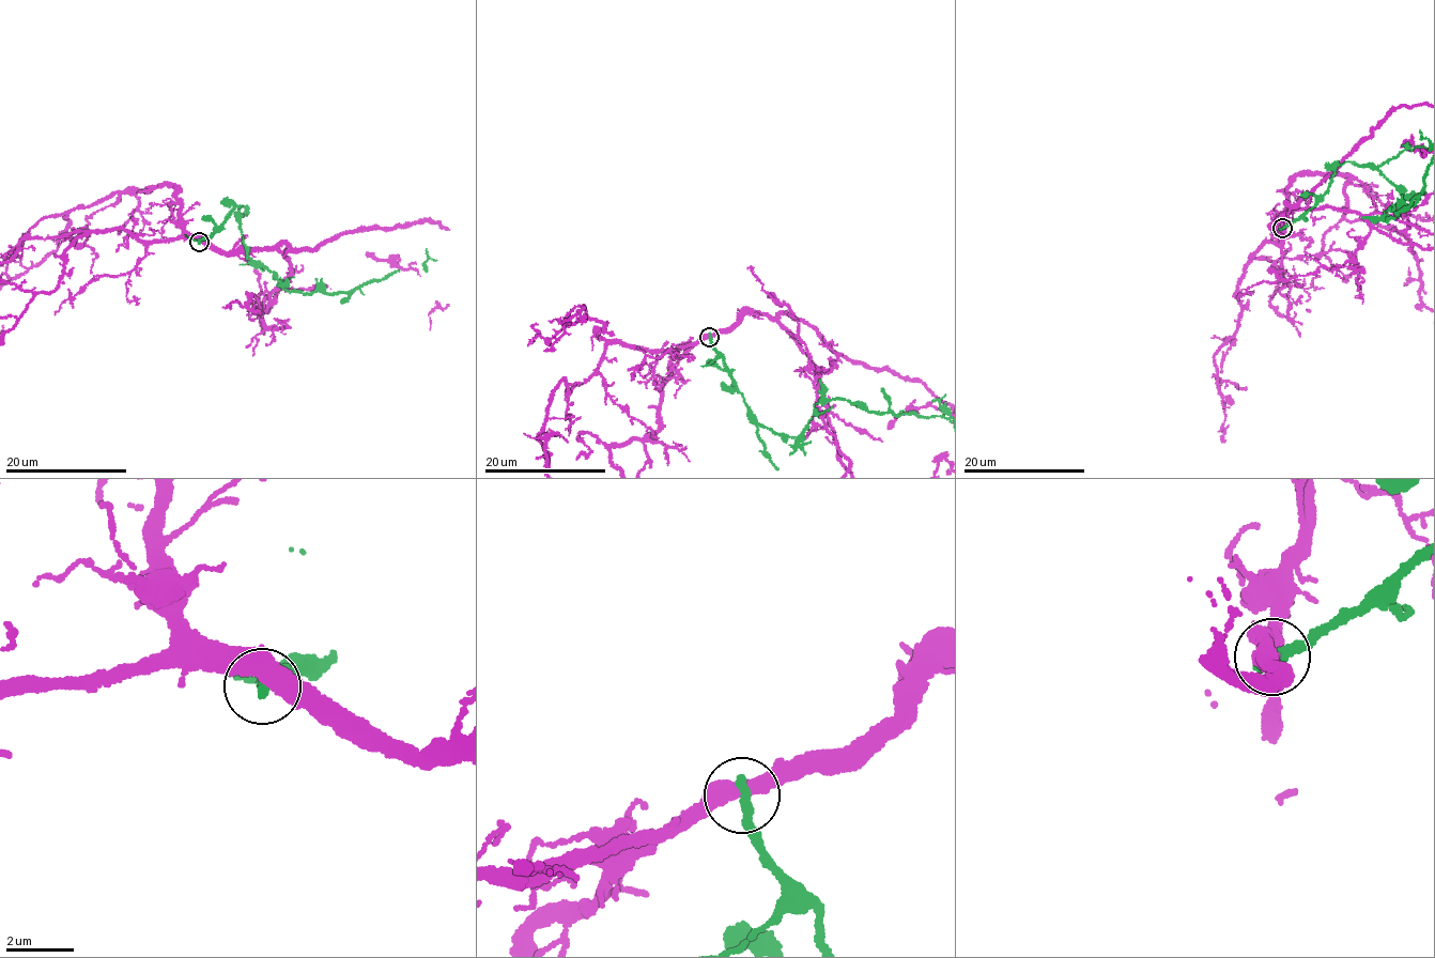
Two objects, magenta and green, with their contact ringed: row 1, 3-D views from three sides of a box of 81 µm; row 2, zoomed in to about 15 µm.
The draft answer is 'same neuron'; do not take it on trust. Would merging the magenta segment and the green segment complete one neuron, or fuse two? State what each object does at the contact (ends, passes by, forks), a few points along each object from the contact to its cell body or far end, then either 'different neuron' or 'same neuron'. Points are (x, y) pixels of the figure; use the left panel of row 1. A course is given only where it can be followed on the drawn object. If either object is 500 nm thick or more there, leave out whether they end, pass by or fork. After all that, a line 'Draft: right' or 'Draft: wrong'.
magenta passes by; green ends; different neuron
Draft: wrong

